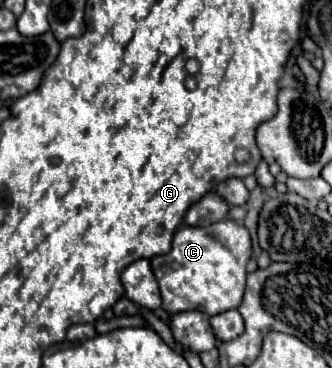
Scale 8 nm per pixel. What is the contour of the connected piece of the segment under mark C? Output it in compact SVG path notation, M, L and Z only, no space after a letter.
M223 219L207 227L181 225L173 235L171 251L151 259L151 269L163 299L161 307L171 315L181 311L203 311L207 315L217 315L239 307L245 291L245 267L249 259L249 231L233 219Z

